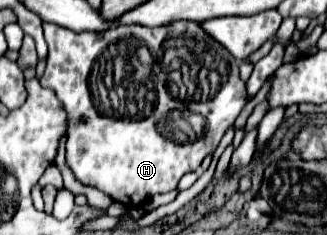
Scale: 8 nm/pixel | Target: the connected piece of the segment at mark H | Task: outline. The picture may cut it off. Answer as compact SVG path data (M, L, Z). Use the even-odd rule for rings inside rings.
M173 21L173 23L161 25L161 27L119 25L117 29L109 31L111 39L117 37L117 41L119 41L115 45L115 51L109 53L113 59L103 59L103 33L95 33L95 31L75 33L71 29L65 29L65 27L53 25L53 23L43 23L43 31L45 31L45 41L49 45L49 57L47 57L45 73L43 73L39 83L43 87L55 91L57 99L63 103L63 107L67 111L67 163L69 163L69 167L73 169L75 177L81 183L97 187L99 191L109 195L113 201L123 203L125 207L143 207L153 195L169 193L169 191L177 189L179 179L185 173L197 171L199 165L203 163L203 159L207 155L215 153L215 149L221 143L221 137L225 135L225 131L229 127L233 127L233 123L241 115L243 107L251 101L247 97L245 81L241 81L241 77L239 77L239 67L237 67L235 57L229 55L211 35L207 35L199 21ZM133 41L139 41L141 45L145 43L145 47L151 51L151 57L153 57L153 53L167 53L167 51L173 51L173 49L183 53L183 55L179 55L181 59L185 59L185 55L189 55L191 59L185 61L189 81L187 83L183 83L183 79L171 81L171 75L175 73L175 69L169 69L169 65L163 63L165 59L157 59L155 61L157 75L153 77L153 83L151 83L151 97L143 97L141 87L149 87L149 83L143 85L143 81L145 81L145 77L151 75L151 67L147 71L141 71L141 73L135 71L135 65L129 67L129 43L133 43ZM127 85L131 85L131 89L133 89L133 85L137 85L137 91L139 91L141 97L125 95L125 99L117 99L121 107L115 107L111 95L115 93L115 95L123 97ZM129 101L135 107L131 107L131 109L123 107ZM185 113L189 113L189 115L195 113L195 115L203 117L203 121L205 121L203 133L197 135L195 139L191 139L185 129L181 129L181 135L185 135L185 137L177 139L177 129L173 125L177 123L177 119L183 123Z

